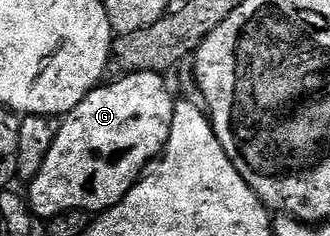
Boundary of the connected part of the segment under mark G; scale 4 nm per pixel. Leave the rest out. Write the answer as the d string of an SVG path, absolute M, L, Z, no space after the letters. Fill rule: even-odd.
M132 72L130 76L114 79L110 88L94 88L79 106L69 111L61 121L59 138L55 138L55 146L51 146L39 174L27 184L27 199L34 217L48 218L76 208L100 214L114 208L133 189L169 143L175 97L169 93L165 79L159 72Z

